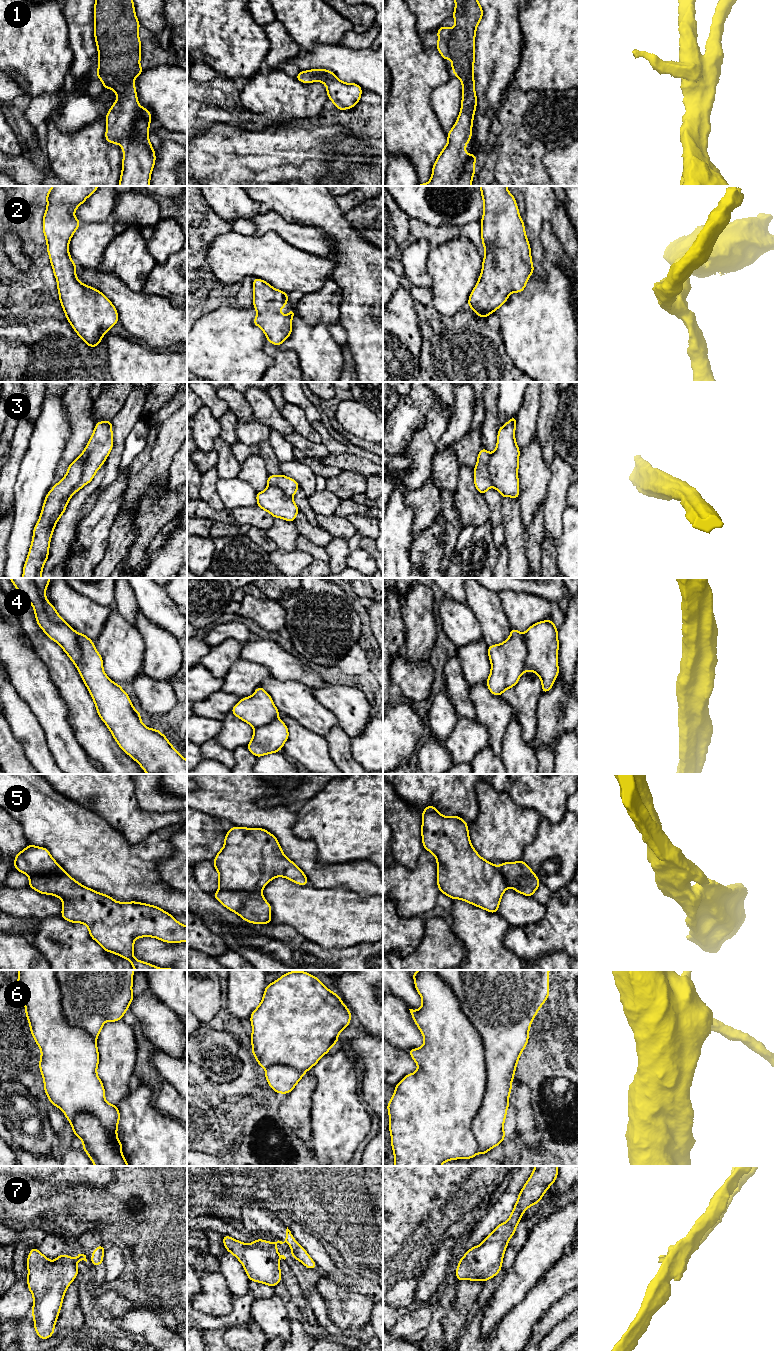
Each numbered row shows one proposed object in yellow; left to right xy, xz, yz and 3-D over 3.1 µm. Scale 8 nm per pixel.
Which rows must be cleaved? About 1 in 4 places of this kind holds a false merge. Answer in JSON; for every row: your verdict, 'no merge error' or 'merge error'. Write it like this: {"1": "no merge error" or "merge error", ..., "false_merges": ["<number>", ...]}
{"1": "no merge error", "2": "no merge error", "3": "merge error", "4": "merge error", "5": "no merge error", "6": "no merge error", "7": "merge error", "false_merges": ["3", "4", "7"]}

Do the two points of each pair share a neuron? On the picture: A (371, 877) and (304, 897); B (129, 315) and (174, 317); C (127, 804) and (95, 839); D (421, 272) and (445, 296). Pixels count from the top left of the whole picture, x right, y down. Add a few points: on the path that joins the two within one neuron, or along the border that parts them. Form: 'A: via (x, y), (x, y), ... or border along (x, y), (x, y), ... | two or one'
A: border along (319, 887), (346, 886), (363, 896) | two
B: via (140, 315), (163, 317) | one
C: border along (90, 809), (105, 818), (127, 838) | two
D: border along (426, 258), (426, 269), (431, 280), (431, 286) | two

